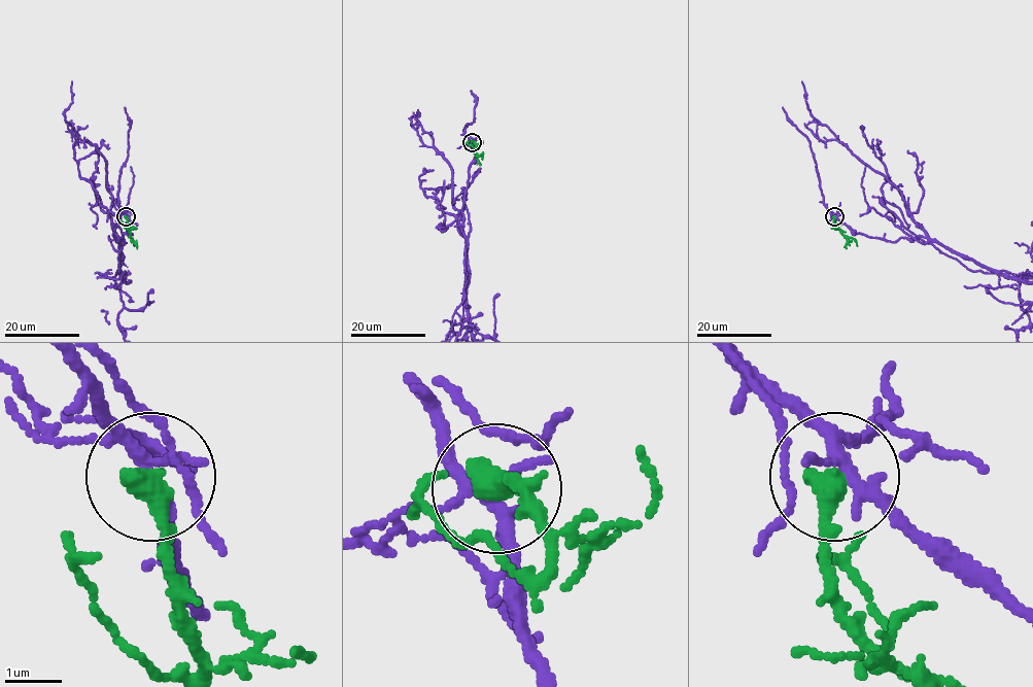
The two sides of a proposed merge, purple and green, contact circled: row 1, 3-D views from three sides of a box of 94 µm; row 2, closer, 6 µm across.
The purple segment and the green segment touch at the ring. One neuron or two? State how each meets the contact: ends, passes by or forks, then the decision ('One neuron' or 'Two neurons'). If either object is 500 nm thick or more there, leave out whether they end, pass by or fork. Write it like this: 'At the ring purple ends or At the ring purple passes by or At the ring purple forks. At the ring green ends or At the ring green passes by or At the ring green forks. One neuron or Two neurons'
At the ring purple forks. At the ring green ends. Two neurons

